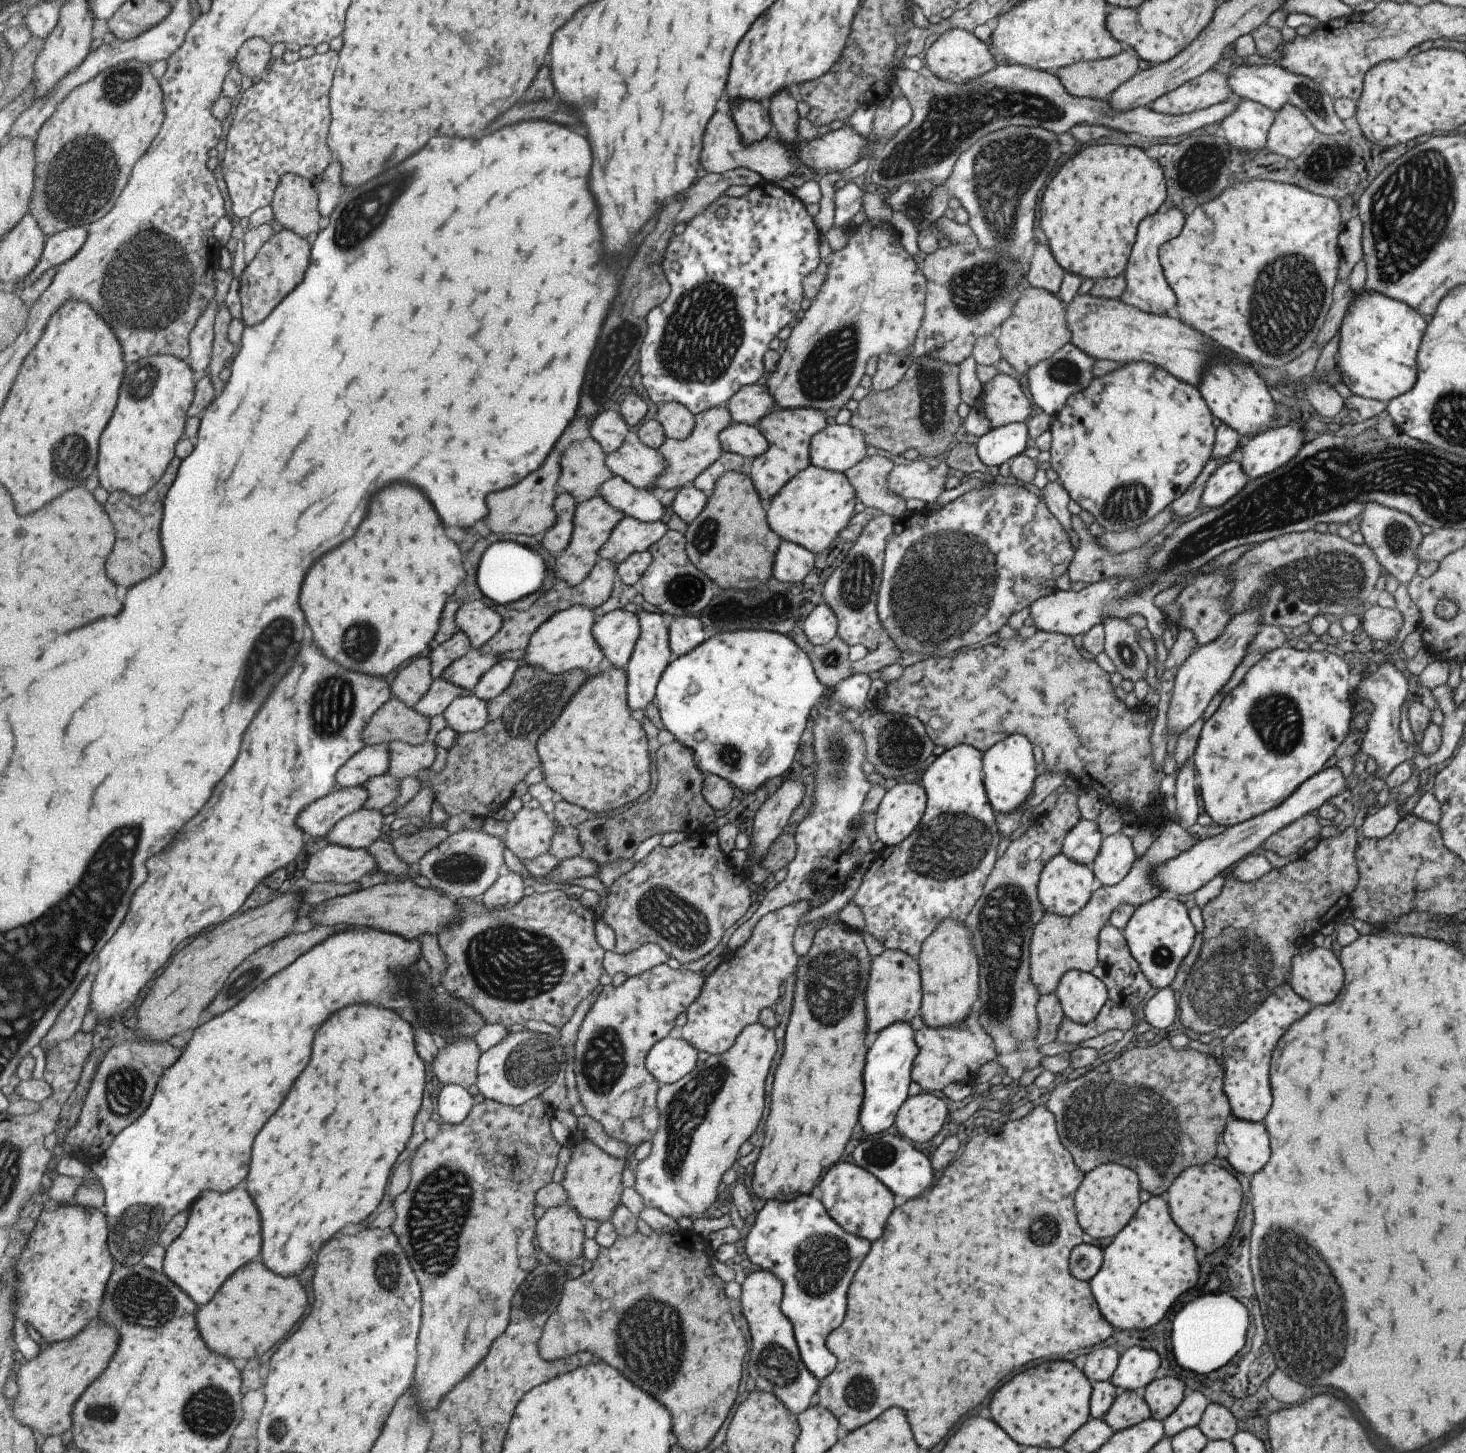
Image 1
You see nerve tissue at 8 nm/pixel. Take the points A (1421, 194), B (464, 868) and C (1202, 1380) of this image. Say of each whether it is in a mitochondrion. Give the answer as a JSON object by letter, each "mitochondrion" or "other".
{"A":"mitochondrion","B":"mitochondrion","C":"other"}

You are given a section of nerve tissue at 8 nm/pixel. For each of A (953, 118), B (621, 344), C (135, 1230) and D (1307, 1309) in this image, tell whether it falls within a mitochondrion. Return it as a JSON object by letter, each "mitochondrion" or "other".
{"A":"mitochondrion","B":"mitochondrion","C":"mitochondrion","D":"mitochondrion"}

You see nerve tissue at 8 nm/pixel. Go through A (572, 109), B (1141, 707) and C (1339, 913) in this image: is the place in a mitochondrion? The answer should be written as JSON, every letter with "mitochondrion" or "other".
{"A":"other","B":"other","C":"other"}

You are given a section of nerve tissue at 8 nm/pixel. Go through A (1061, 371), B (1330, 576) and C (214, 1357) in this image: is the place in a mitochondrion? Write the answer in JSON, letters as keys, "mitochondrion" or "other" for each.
{"A":"mitochondrion","B":"mitochondrion","C":"other"}

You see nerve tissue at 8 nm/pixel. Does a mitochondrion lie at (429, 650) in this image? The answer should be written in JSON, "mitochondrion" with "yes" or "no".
{"mitochondrion":"no"}

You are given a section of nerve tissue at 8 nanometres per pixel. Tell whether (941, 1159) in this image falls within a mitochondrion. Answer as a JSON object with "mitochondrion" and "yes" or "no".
{"mitochondrion":"no"}

